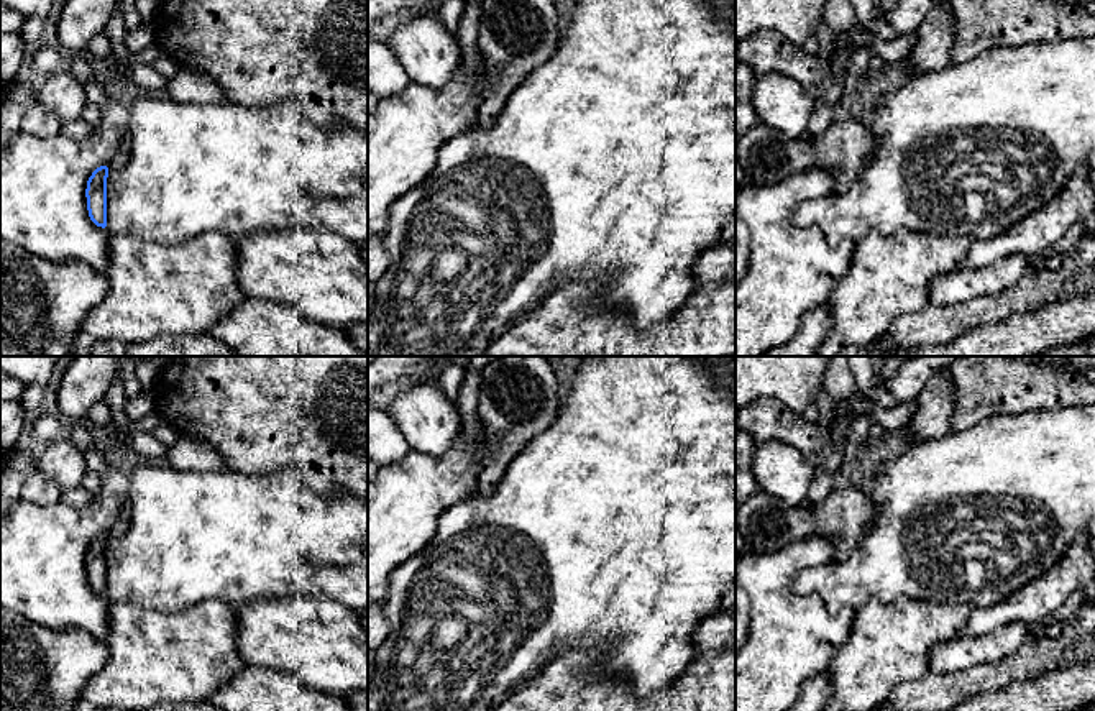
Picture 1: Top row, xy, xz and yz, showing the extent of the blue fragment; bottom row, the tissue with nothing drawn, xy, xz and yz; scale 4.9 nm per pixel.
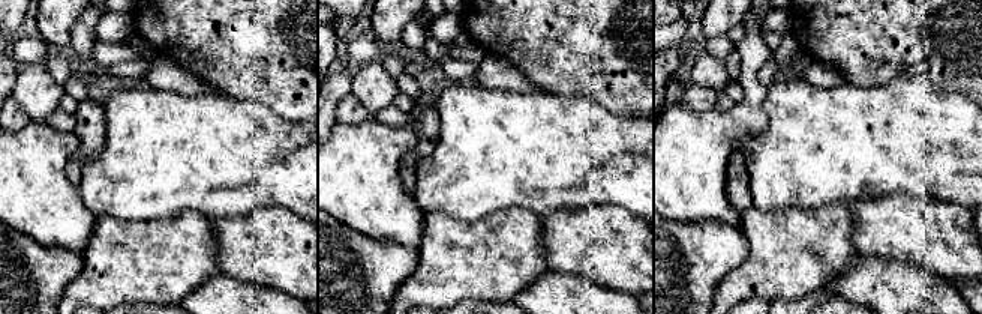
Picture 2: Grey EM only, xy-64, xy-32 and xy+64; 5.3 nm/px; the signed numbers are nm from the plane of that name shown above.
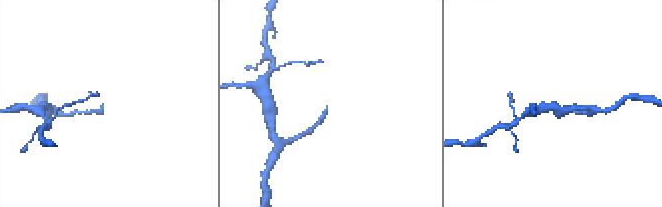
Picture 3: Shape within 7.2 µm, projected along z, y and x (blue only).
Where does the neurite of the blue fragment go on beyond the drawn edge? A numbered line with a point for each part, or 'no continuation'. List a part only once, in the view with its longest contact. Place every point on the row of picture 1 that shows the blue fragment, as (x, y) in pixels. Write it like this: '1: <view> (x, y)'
1: xy (120, 156)

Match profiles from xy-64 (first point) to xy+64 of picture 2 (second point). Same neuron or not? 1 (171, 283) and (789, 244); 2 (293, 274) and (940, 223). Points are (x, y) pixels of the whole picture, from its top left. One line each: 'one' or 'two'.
1: one
2: one

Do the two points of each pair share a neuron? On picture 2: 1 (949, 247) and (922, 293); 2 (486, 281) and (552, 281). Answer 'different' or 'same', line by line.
1: different
2: different

